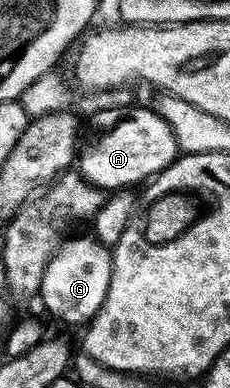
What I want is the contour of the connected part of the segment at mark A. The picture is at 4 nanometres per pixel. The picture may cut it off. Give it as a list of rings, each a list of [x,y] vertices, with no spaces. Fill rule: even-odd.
[[[112,108],[93,114],[94,125],[102,135],[88,144],[78,157],[78,172],[94,187],[117,191],[147,182],[174,162],[179,155],[175,134],[153,108]]]

